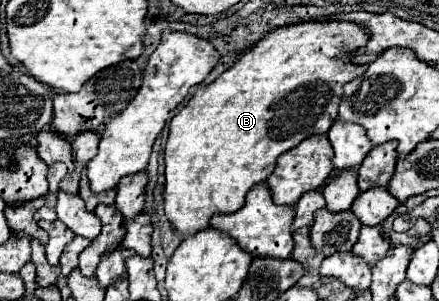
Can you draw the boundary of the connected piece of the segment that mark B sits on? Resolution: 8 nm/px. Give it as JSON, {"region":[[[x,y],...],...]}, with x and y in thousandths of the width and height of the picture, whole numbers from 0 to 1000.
{"region":[[[697,70],[633,90],[597,123],[574,163],[560,163],[492,269],[456,289],[428,349],[392,389],[374,495],[378,608],[369,681],[392,761],[405,781],[428,787],[465,767],[478,748],[483,714],[551,694],[565,628],[620,581],[633,515],[674,488],[706,449],[743,442],[765,395],[770,322],[779,322],[784,276],[829,243],[829,223],[811,223],[793,189],[802,163],[834,136],[838,110],[820,83],[788,70]]]}

